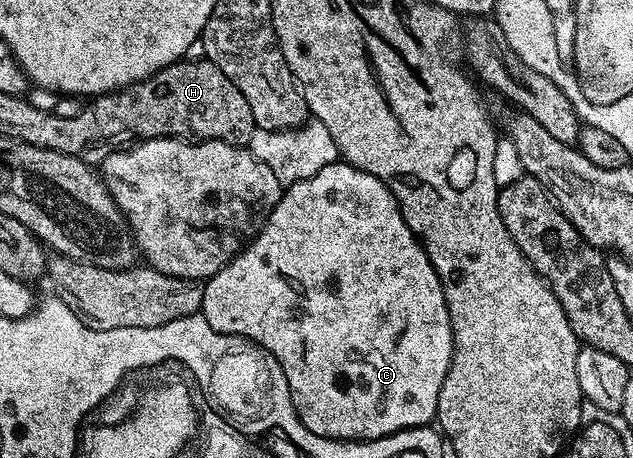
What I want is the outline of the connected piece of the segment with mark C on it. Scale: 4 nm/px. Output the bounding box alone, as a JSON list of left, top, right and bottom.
[200,163,452,441]

